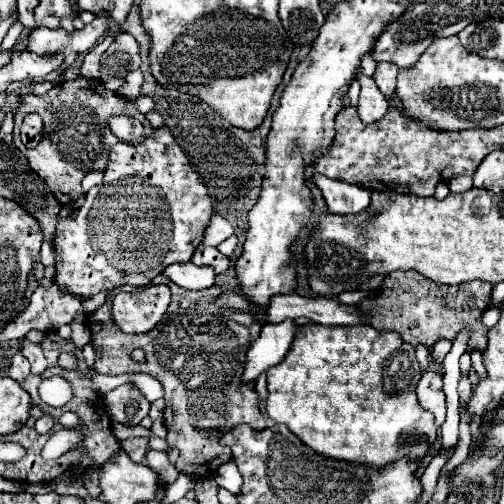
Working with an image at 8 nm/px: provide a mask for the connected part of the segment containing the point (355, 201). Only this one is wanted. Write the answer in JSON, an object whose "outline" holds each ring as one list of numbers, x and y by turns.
{"outline":[[312,174,310,180,320,188,328,210,334,214,356,214,370,206,370,190,364,186,330,180,320,174]]}

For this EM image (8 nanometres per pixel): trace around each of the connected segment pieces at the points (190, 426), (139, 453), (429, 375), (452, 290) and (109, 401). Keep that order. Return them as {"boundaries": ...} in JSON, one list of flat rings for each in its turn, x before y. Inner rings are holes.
{"boundaries":[[[160,274,156,284,168,284,172,290,172,302,160,326,148,334,122,334,112,324,112,296,108,302,90,316,92,342,100,350,96,354,98,374,122,374,122,372,144,372,154,376,164,388,164,420,168,428,166,442,178,448,176,468,192,478,214,476,216,470,232,460,232,450,220,444,220,436,240,424,248,424,256,430,266,428,266,418,258,408,258,394,252,384,240,384,240,372,244,370,244,356,252,346,252,340,260,336,262,324,250,314,220,310,212,302,220,286,214,292,188,292,172,284],[142,348,146,362,136,364,130,352]],[[128,438,122,442,122,450,132,460,144,460,144,456,148,452,148,438]],[[430,360,430,370,422,374,422,380,416,388,420,404,436,416,436,424,442,426,446,418,446,396,442,392,442,376,438,374,438,364]],[[398,270,398,272,386,274,378,292,370,298,360,300,356,308,364,310,366,316,372,316,372,320,368,320,372,328,394,330,412,346,422,344,426,348,432,348,440,338,454,340,458,332,468,328,470,340,468,340,466,352,474,352,474,350,482,352,488,340,488,328,480,324,480,318,484,310,492,306,492,288,494,284,488,284,482,280,444,286,424,278,414,270,408,270,408,272]],[[124,384,108,392,104,404,110,418,124,426,138,426,140,420,148,416,150,410,150,402,132,384]]]}

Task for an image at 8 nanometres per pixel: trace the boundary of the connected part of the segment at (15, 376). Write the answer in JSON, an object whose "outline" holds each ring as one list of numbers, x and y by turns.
{"outline":[[16,352,14,358,12,358,12,366,8,370,8,376,16,382,22,382,26,376,30,374,30,364,28,360,22,356,22,352]]}

